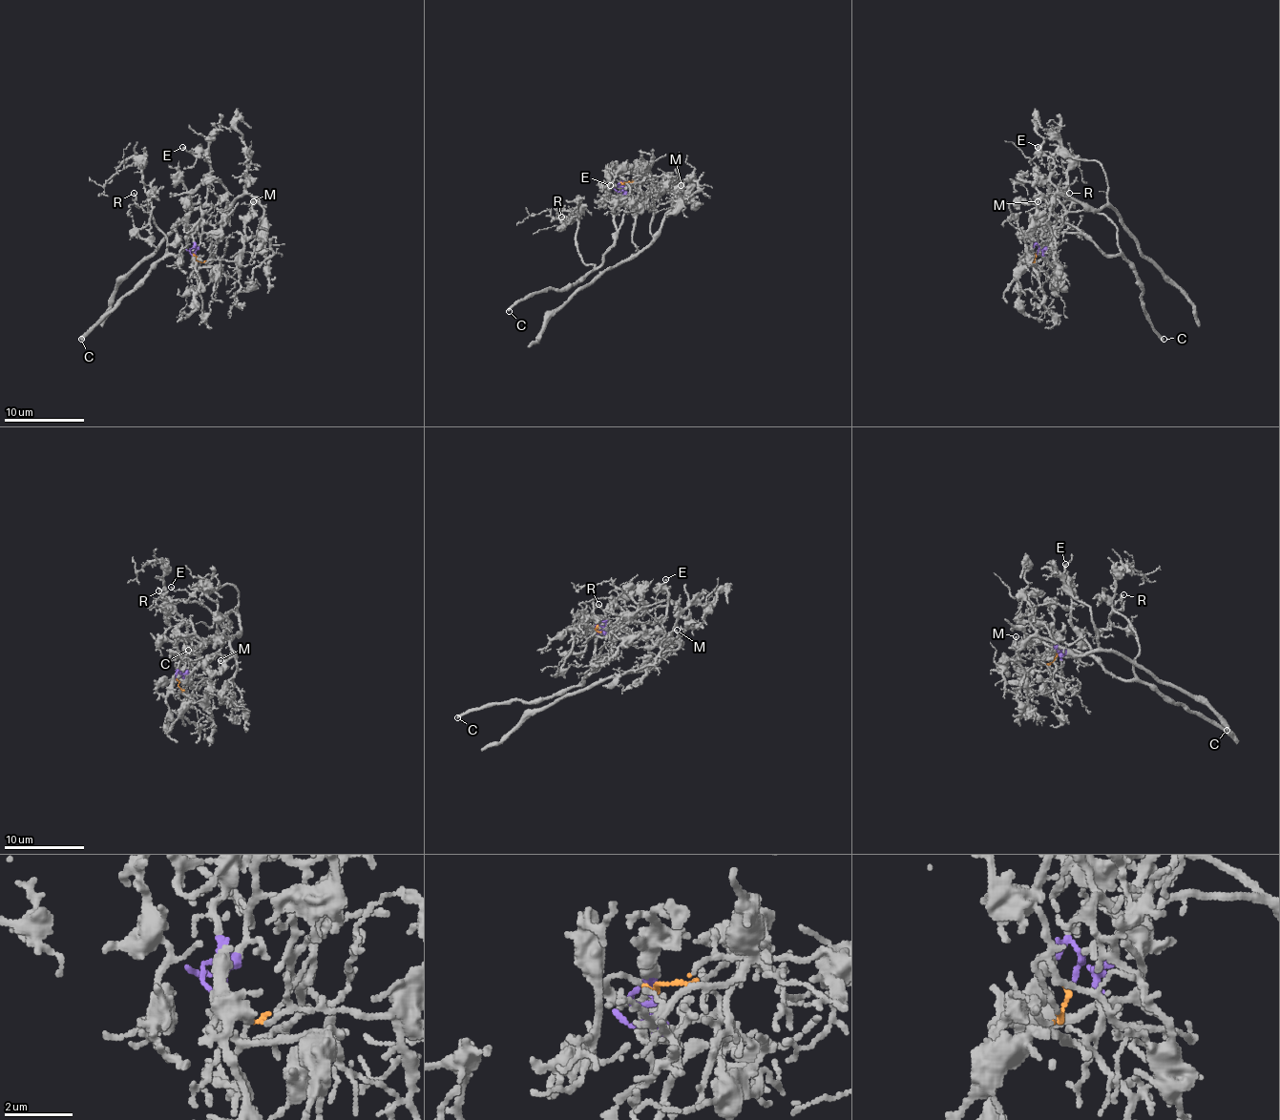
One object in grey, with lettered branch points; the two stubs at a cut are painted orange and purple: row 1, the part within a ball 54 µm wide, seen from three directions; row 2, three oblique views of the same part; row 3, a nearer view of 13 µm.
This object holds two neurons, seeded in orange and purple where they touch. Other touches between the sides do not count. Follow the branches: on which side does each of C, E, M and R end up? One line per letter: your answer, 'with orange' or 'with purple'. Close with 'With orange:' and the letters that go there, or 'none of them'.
C: with purple
E: with orange
M: with orange
R: with purple
With orange: E, M

